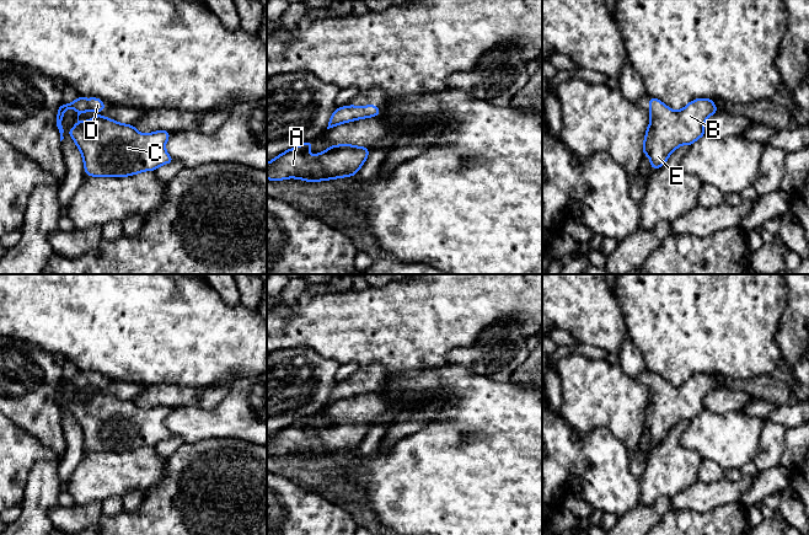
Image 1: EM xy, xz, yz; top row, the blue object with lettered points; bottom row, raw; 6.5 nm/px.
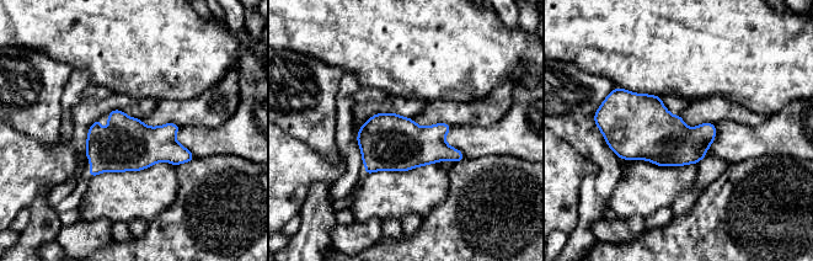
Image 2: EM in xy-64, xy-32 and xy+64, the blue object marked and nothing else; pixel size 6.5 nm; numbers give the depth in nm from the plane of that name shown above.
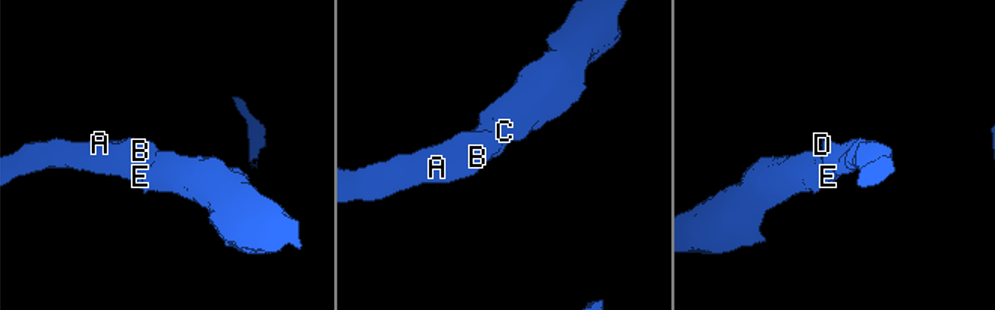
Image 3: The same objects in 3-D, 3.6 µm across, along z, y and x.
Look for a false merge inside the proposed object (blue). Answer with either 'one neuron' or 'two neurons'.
one neuron

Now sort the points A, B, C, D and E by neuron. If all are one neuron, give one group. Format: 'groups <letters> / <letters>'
groups A B C D E

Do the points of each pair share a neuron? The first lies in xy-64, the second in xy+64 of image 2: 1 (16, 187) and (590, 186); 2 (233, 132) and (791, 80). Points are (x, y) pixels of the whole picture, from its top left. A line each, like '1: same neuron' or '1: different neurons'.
1: different neurons
2: different neurons

